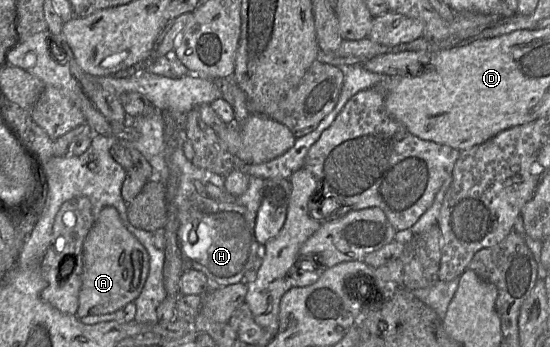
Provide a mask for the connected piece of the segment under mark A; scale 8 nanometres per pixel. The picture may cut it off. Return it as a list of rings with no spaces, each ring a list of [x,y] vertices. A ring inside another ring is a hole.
[[[112,206],[104,207],[83,243],[83,270],[76,316],[103,315],[121,310],[140,295],[149,273],[149,254],[127,229]]]

